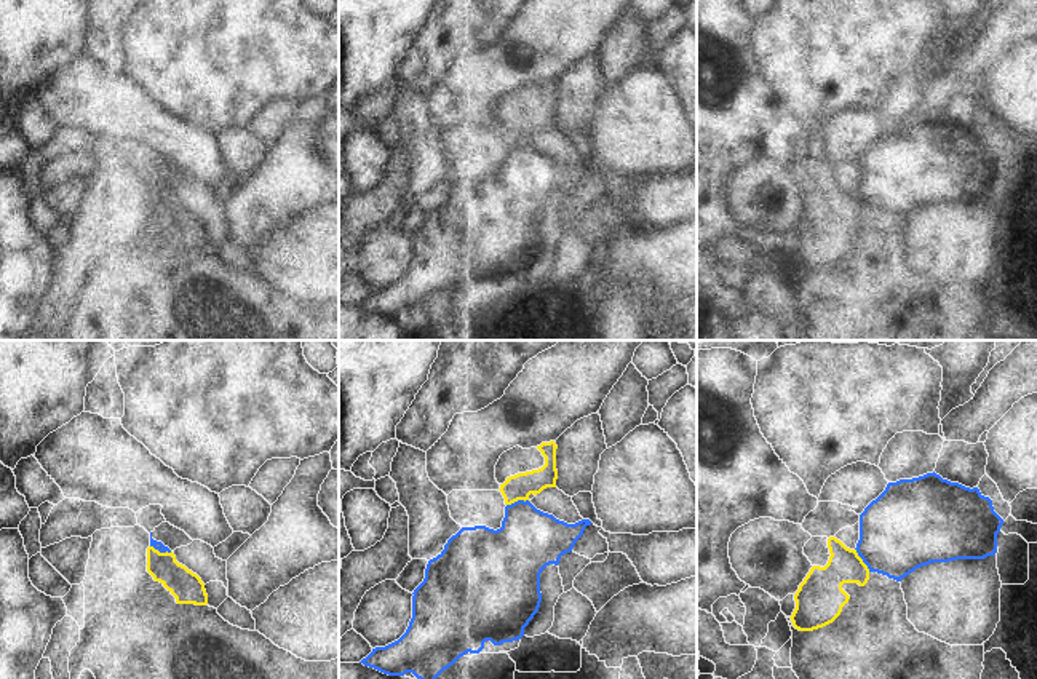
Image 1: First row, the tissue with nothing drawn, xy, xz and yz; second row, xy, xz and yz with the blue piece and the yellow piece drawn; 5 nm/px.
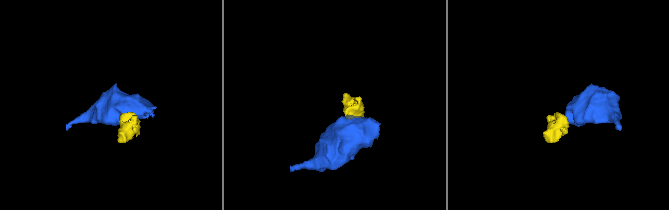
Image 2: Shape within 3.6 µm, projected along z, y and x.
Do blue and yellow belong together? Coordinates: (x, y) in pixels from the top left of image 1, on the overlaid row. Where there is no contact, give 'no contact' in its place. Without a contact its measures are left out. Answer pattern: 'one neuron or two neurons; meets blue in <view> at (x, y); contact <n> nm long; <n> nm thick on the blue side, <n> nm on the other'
two neurons; meets blue in xz at (518, 500); contact 120 nm long; 320 nm thick on the blue side, 130 nm on the other

